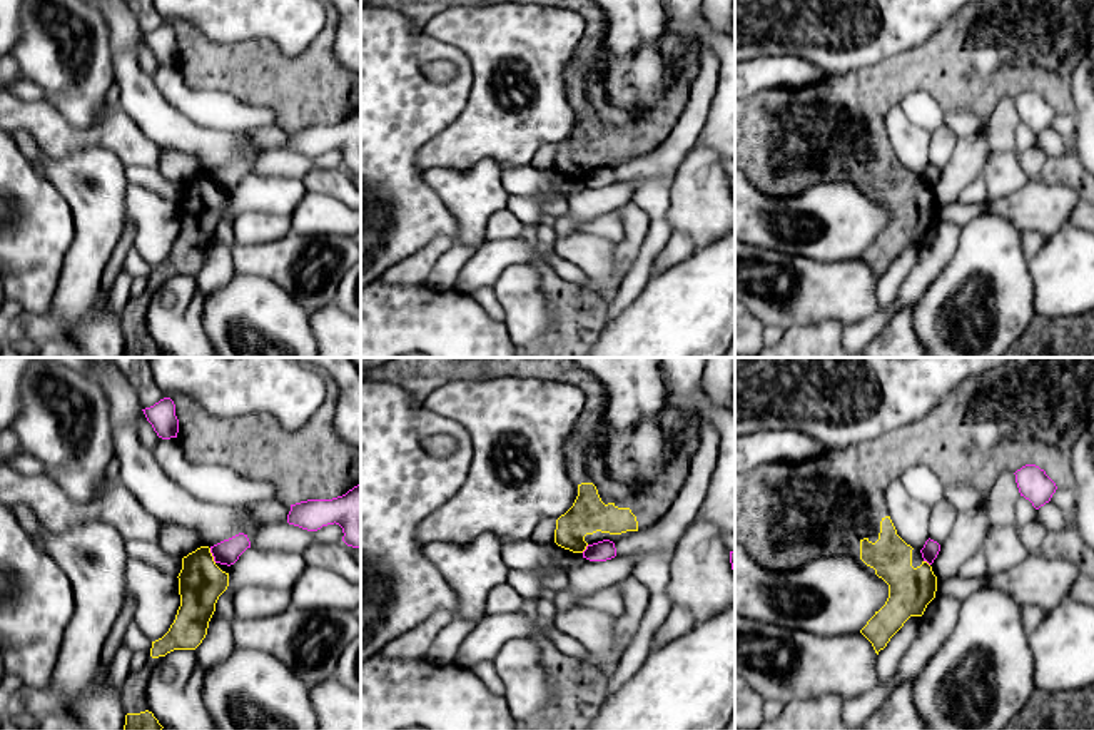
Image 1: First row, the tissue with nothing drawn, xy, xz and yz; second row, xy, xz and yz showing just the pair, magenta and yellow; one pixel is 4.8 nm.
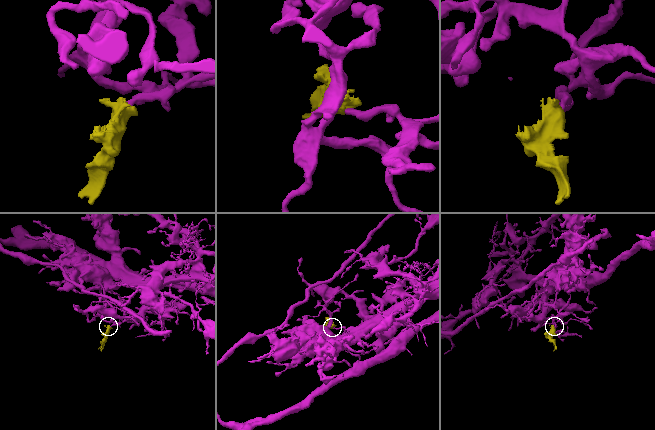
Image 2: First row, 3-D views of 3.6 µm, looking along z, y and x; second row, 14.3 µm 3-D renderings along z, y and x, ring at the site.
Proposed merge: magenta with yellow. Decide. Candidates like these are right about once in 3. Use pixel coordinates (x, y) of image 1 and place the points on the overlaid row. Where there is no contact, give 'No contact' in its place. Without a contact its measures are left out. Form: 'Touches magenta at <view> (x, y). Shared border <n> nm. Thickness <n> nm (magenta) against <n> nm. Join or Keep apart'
Touches magenta at xy (212, 555). Shared border 80 nm. Thickness 120 nm (magenta) against 220 nm. Keep apart

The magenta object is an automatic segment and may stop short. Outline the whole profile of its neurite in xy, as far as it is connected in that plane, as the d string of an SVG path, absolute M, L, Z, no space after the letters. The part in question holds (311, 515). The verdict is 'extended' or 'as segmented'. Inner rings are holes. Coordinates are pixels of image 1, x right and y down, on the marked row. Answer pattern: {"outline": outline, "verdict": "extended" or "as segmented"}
{"outline": "M361 483L332 499L307 499L291 504L287 523L307 531L336 523L342 528L342 541L347 546L361 548Z", "verdict": "as segmented"}

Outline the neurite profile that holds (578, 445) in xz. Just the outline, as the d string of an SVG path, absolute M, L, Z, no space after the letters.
M393 357L374 369L361 371L361 381L399 386L416 404L423 404L434 389L451 381L488 381L508 376L561 381L585 393L585 409L566 441L566 469L575 484L591 483L590 448L608 396L605 386L571 357Z

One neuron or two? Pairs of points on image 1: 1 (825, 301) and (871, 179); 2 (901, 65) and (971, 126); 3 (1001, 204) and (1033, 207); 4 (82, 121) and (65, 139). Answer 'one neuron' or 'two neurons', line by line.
1: two neurons
2: two neurons
3: one neuron
4: two neurons

